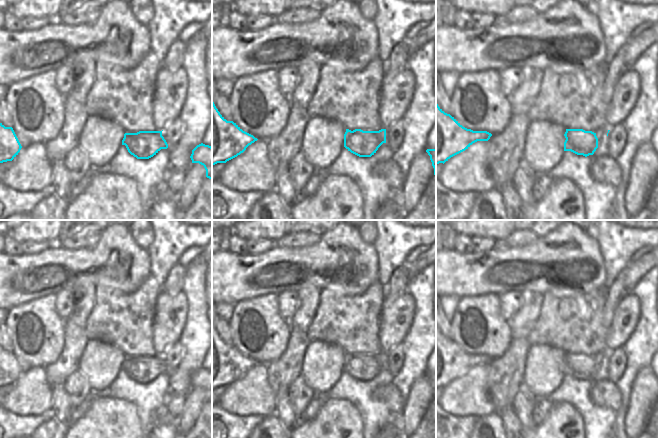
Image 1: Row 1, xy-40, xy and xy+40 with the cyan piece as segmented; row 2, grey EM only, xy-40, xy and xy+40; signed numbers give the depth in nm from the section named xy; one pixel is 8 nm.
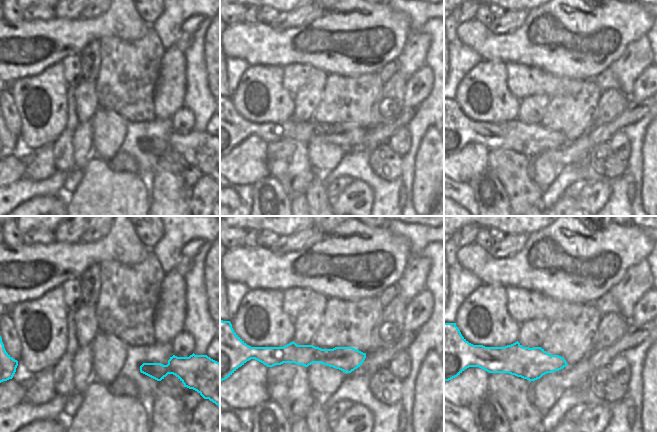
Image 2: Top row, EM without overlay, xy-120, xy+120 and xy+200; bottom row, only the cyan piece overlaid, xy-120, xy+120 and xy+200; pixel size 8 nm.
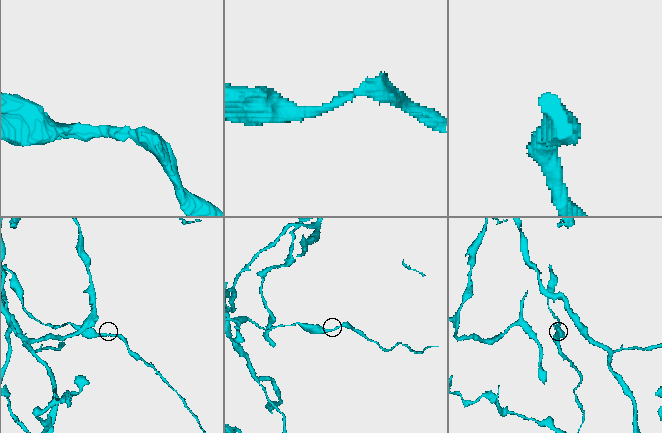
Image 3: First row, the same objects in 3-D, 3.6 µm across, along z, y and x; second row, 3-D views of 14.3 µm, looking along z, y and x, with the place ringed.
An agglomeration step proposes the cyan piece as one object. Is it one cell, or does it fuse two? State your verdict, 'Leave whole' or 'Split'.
Leave whole.

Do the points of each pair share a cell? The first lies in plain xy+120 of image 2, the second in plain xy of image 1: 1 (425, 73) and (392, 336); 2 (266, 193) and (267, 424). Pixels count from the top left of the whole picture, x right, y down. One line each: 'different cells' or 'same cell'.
1: same cell
2: same cell

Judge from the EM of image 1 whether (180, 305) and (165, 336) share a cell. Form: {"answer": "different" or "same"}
{"answer": "same"}

